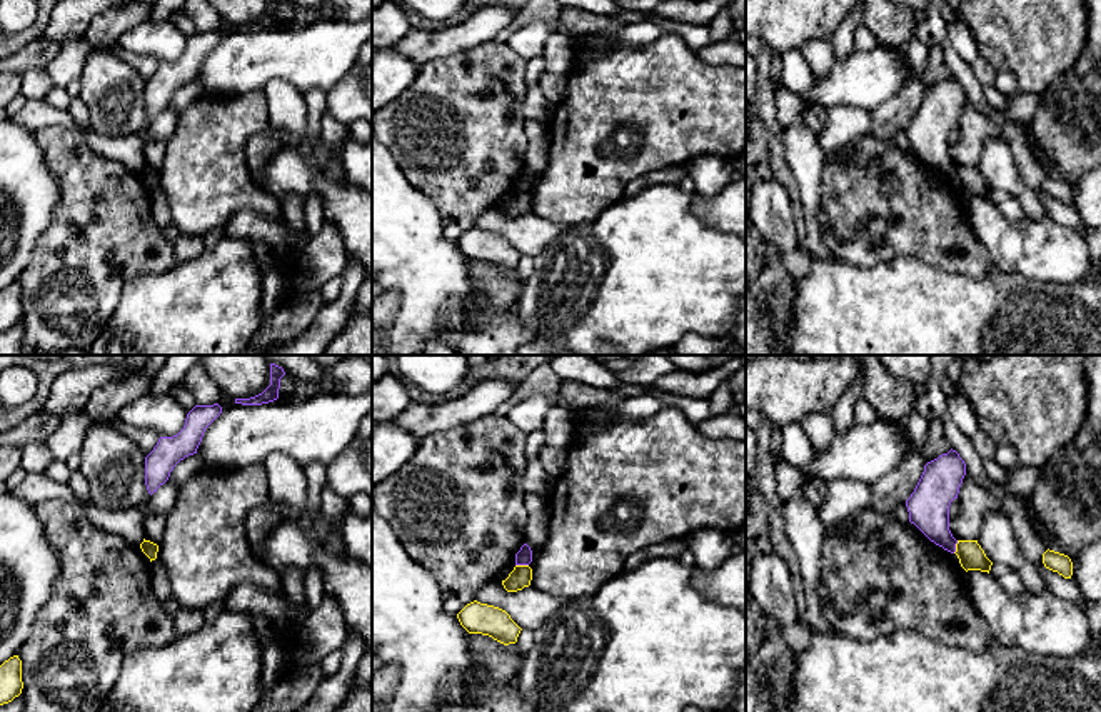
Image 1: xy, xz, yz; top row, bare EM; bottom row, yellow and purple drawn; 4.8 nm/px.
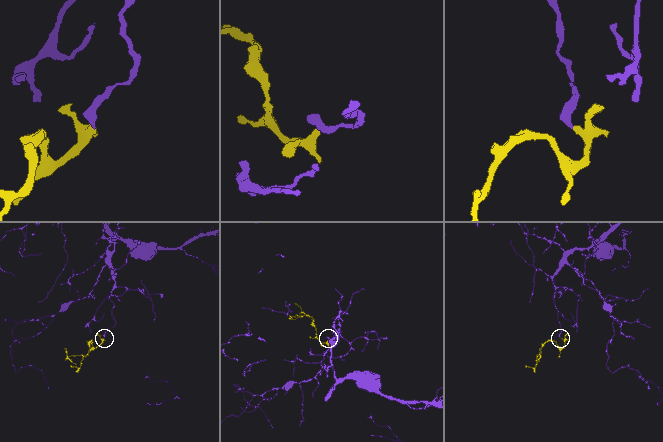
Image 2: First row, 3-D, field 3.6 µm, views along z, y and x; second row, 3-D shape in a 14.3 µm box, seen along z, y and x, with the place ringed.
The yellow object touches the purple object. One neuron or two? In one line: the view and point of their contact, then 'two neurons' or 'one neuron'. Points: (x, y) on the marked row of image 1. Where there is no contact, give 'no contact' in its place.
contact xz (522, 566); two neurons

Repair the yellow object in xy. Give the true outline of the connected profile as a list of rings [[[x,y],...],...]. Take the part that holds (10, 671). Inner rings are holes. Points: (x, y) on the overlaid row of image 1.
[[[13,655],[0,665],[0,705],[18,697],[22,689],[22,660]]]

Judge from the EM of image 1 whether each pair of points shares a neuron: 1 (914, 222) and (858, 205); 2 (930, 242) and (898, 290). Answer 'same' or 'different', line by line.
1: same
2: different

